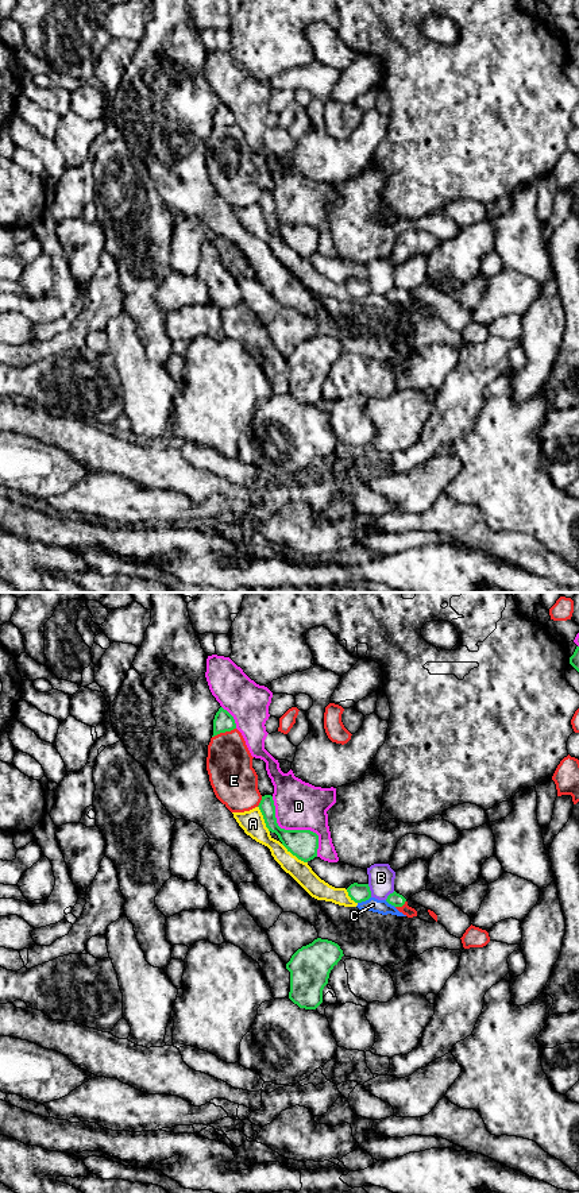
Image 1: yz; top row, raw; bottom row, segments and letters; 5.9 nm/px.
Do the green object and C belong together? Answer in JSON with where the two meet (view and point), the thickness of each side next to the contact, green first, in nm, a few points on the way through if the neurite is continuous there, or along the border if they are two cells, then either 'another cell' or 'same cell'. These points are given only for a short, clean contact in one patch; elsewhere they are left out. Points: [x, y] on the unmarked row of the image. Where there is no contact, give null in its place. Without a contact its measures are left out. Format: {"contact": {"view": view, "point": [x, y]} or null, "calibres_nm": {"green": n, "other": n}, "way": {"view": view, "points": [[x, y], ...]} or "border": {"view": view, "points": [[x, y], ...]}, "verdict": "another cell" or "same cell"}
{"contact": {"view": "yz", "point": [363, 296]}, "calibres_nm": {"green": 110, "other": 80}, "border": {"view": "yz", "points": [[370, 292], [358, 298]]}, "verdict": "another cell"}

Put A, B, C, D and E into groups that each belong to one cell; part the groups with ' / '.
A C / B / D / E

